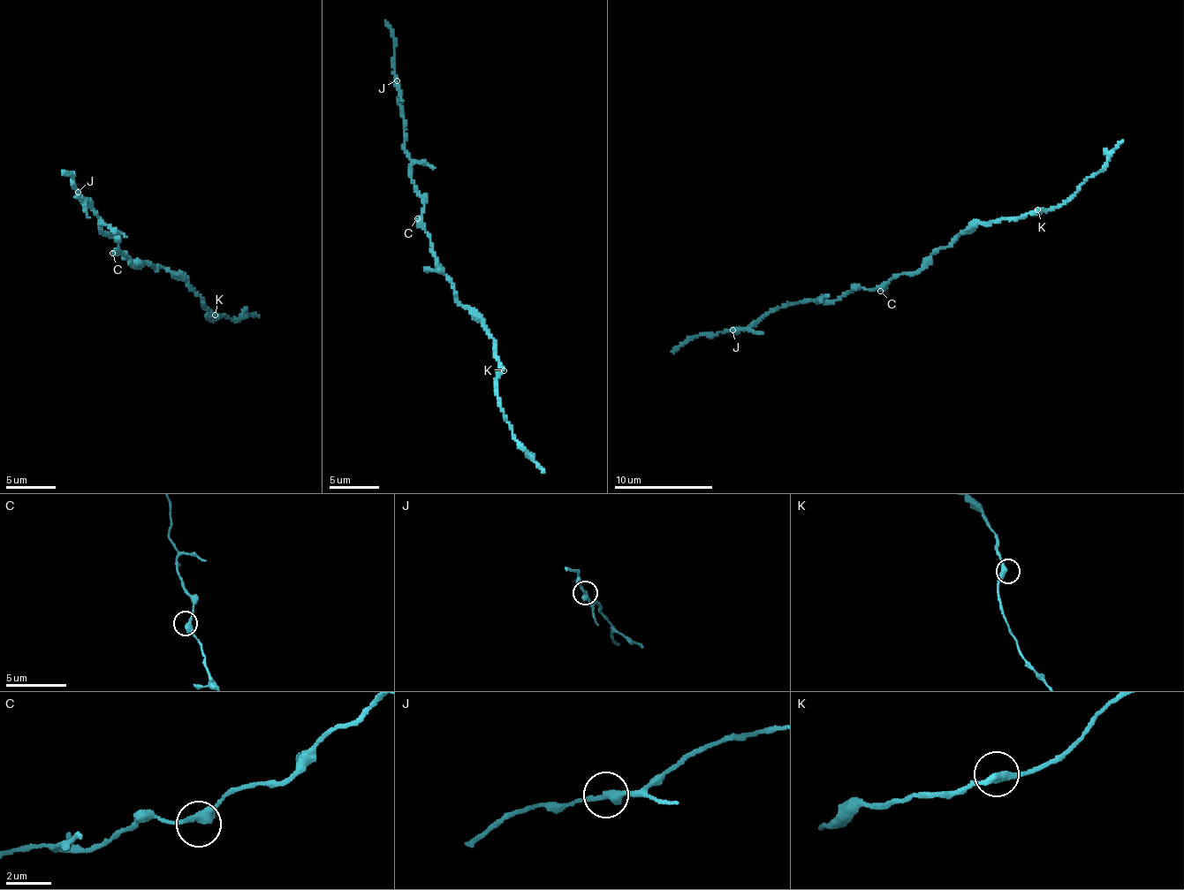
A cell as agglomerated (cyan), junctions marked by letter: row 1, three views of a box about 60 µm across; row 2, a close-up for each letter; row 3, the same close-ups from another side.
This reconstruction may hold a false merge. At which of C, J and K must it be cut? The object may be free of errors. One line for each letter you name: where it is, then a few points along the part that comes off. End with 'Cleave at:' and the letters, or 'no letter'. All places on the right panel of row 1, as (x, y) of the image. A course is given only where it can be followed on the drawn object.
Cleave at: no letter

